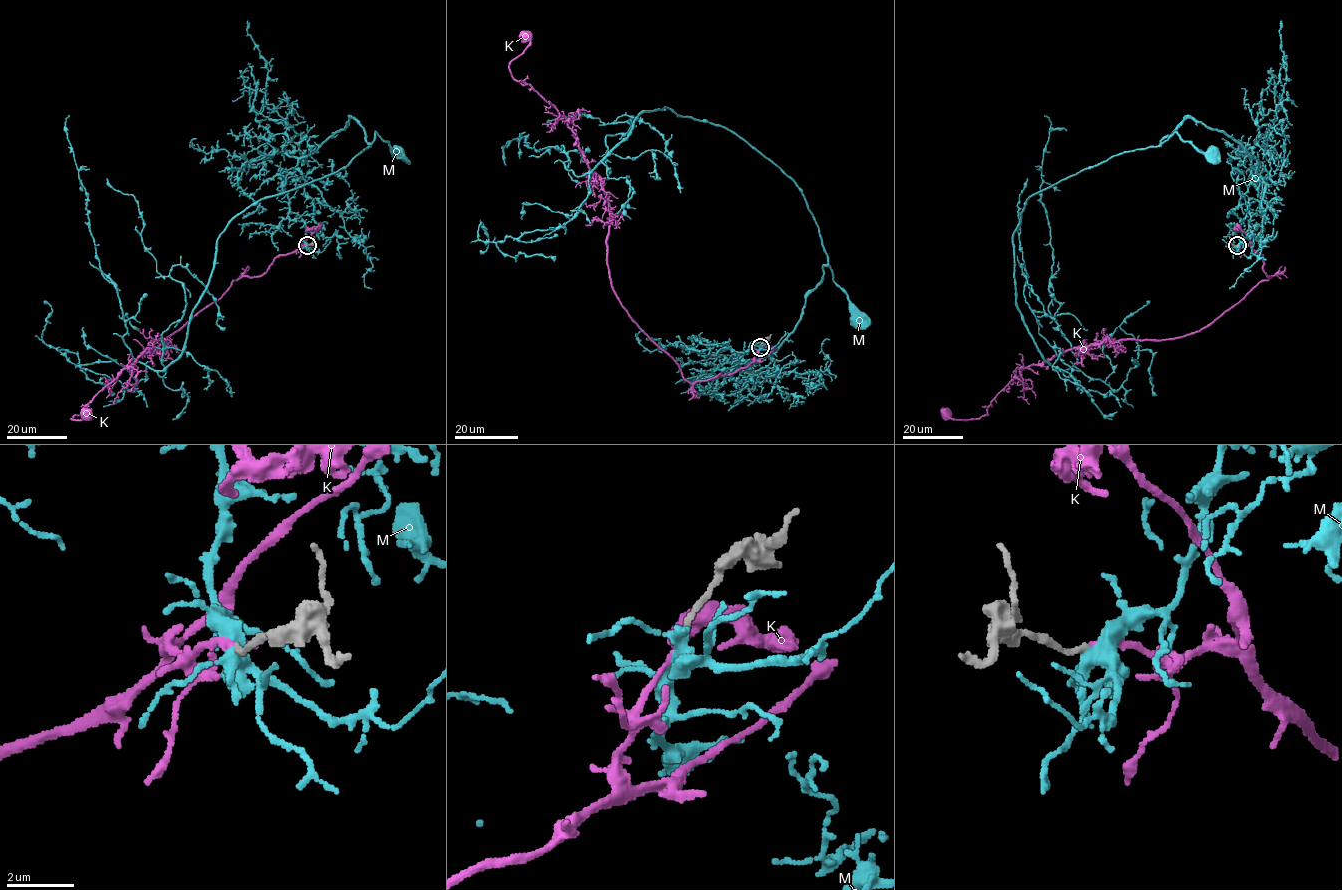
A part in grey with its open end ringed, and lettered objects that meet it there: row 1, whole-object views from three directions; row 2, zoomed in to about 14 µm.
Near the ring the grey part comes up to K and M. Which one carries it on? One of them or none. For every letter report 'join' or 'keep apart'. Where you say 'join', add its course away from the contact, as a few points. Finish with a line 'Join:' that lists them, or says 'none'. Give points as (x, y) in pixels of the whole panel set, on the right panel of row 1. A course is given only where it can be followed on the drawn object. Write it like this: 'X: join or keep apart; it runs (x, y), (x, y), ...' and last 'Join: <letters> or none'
K: join; it runs (1237, 245), (1262, 256), (1271, 276), (1210, 324), (1169, 339), (1070, 349), (1025, 367), (988, 414), (946, 413)
M: keep apart
Join: K

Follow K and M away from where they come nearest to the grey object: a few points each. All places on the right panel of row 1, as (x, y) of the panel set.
K: (1237, 245), (1262, 256), (1271, 276), (1210, 324), (1169, 339), (1070, 349), (1025, 367), (988, 414), (946, 413)
M: (1237, 245), (1249, 228), (1251, 157), (1189, 117), (1161, 141), (1175, 132), (1210, 150)

